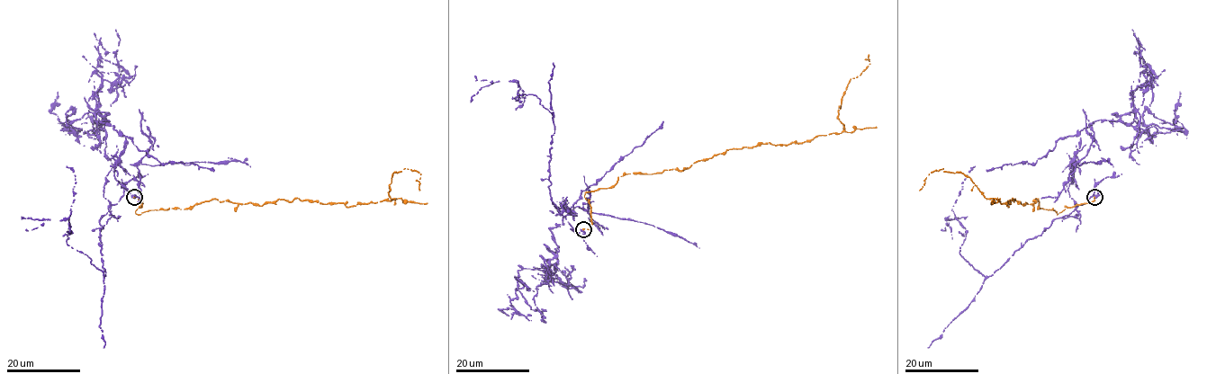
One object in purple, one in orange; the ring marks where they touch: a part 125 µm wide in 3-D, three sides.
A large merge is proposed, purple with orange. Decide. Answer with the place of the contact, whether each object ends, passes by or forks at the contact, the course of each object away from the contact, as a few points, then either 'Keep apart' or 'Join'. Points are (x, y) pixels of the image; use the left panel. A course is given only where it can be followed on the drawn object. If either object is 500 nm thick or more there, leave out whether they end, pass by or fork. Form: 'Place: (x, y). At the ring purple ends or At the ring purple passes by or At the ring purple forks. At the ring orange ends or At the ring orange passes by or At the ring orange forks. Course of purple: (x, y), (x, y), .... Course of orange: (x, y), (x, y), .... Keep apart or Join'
Place: (134, 197). Course of purple: (133, 197), (103, 197), (125, 138), (106, 112), (67, 123), (69, 110), (62, 125), (58, 92). Course of orange: (133, 197), (140, 214), (213, 199), (350, 207), (394, 199), (391, 174), (403, 168), (418, 172), (418, 191). Keep apart

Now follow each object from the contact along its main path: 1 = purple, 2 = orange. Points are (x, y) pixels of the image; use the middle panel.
1: (582, 229), (553, 202), (574, 215), (551, 228), (555, 263), (517, 271), (523, 286), (507, 315)
2: (582, 229), (591, 224), (584, 192), (625, 174), (841, 133), (841, 99), (868, 54)

